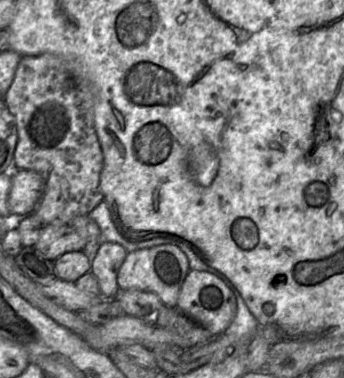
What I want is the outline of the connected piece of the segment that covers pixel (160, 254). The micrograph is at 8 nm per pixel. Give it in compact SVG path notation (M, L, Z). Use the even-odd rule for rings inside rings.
M164 244L128 252L118 271L117 283L121 290L153 293L165 306L178 308L178 297L189 271L189 261L184 252L174 244Z

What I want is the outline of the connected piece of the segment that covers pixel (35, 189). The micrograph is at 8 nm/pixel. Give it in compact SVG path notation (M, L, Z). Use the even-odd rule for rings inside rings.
M17 169L12 175L8 195L11 214L29 215L40 201L44 190L41 175L33 170Z

